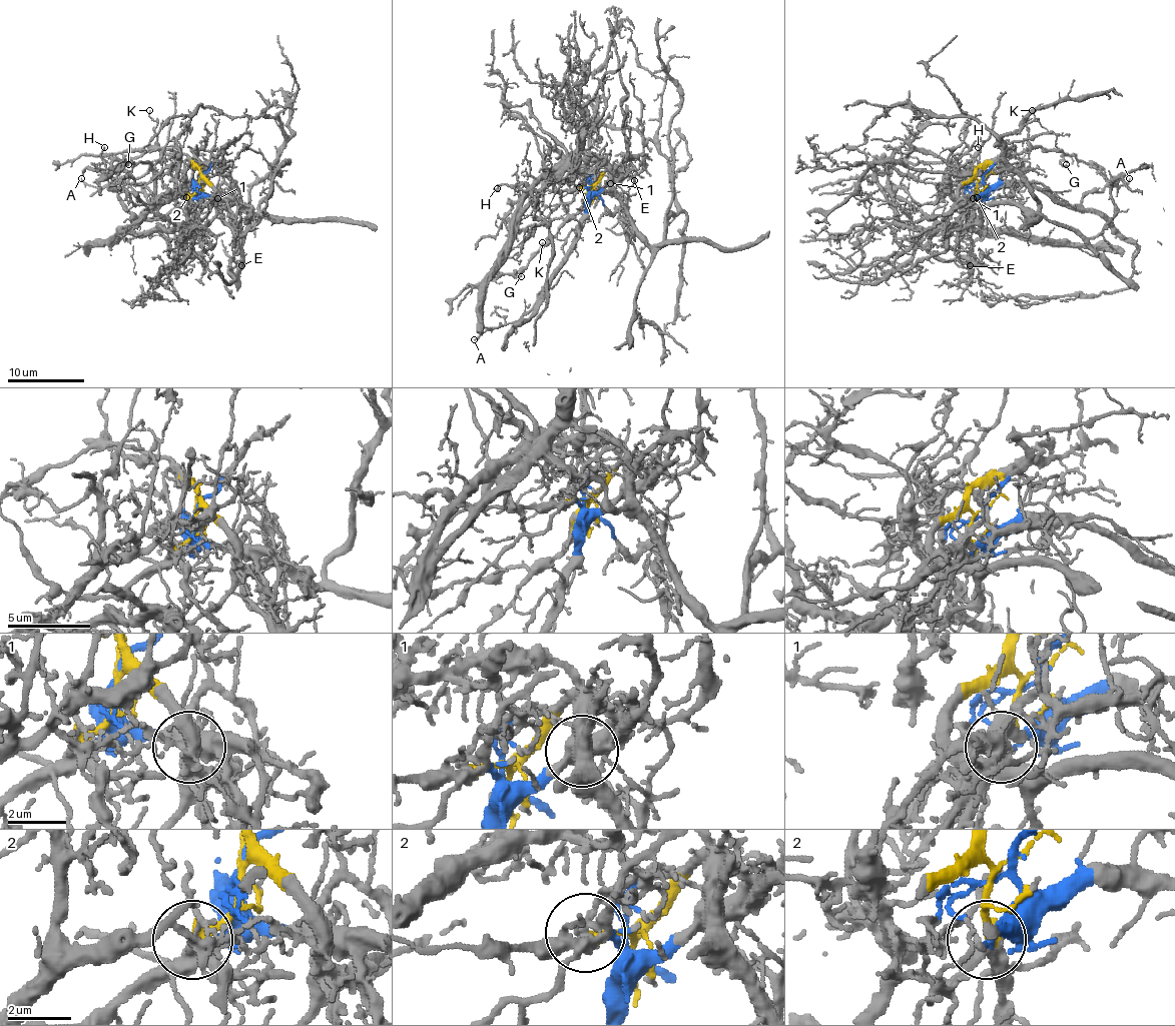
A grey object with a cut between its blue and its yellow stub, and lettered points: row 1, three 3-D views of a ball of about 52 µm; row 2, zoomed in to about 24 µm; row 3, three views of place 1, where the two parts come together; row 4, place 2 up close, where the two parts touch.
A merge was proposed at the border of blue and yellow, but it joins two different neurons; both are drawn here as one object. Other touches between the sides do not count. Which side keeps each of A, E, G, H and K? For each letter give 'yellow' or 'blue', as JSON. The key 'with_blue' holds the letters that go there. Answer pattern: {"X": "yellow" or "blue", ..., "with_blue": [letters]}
{"A": "blue", "E": "blue", "G": "yellow", "H": "yellow", "K": "yellow", "with_blue": ["A", "E"]}

